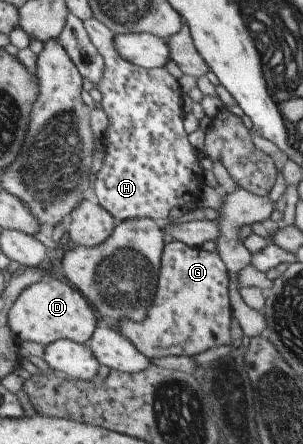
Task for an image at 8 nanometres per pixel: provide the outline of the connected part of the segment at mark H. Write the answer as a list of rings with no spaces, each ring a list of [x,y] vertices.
[[[96,18],[86,20],[85,26],[91,42],[103,55],[106,71],[103,80],[97,85],[103,99],[102,109],[110,120],[103,149],[107,159],[96,175],[94,191],[100,204],[117,223],[133,219],[150,218],[157,223],[165,223],[171,209],[181,205],[189,205],[201,200],[201,193],[205,187],[203,167],[197,157],[197,151],[189,143],[189,135],[183,125],[183,93],[179,81],[167,69],[154,68],[147,70],[129,61],[124,61],[114,47],[113,34],[109,27],[100,23]]]

